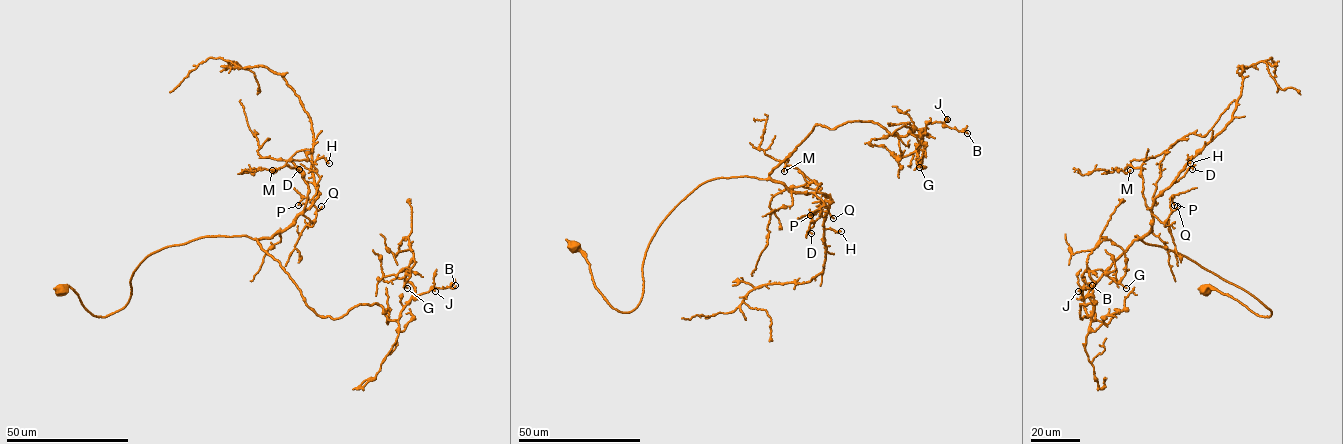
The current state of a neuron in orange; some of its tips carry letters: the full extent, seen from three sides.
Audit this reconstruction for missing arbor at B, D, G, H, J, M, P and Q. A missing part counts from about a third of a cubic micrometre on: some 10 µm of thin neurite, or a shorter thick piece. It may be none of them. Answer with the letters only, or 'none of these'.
M

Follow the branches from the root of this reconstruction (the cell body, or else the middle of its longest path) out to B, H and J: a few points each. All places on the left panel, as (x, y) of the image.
B: (62, 288), (106, 317), (148, 255), (206, 236), (255, 239), (333, 318), (378, 303), (397, 320), (455, 285)
H: (62, 288), (93, 315), (112, 314), (153, 252), (206, 236), (285, 230), (318, 197), (311, 164), (329, 163)
J: (62, 288), (106, 317), (153, 252), (247, 236), (321, 316), (378, 303), (397, 320), (435, 291)

